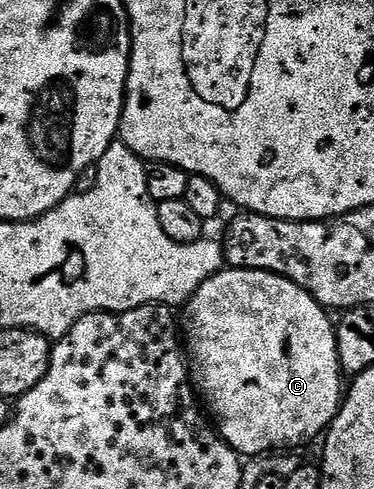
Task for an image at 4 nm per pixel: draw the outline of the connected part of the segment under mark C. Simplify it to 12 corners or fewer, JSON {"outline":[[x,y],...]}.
{"outline":[[225,267],[183,306],[236,453],[319,438],[346,393],[329,310]]}

